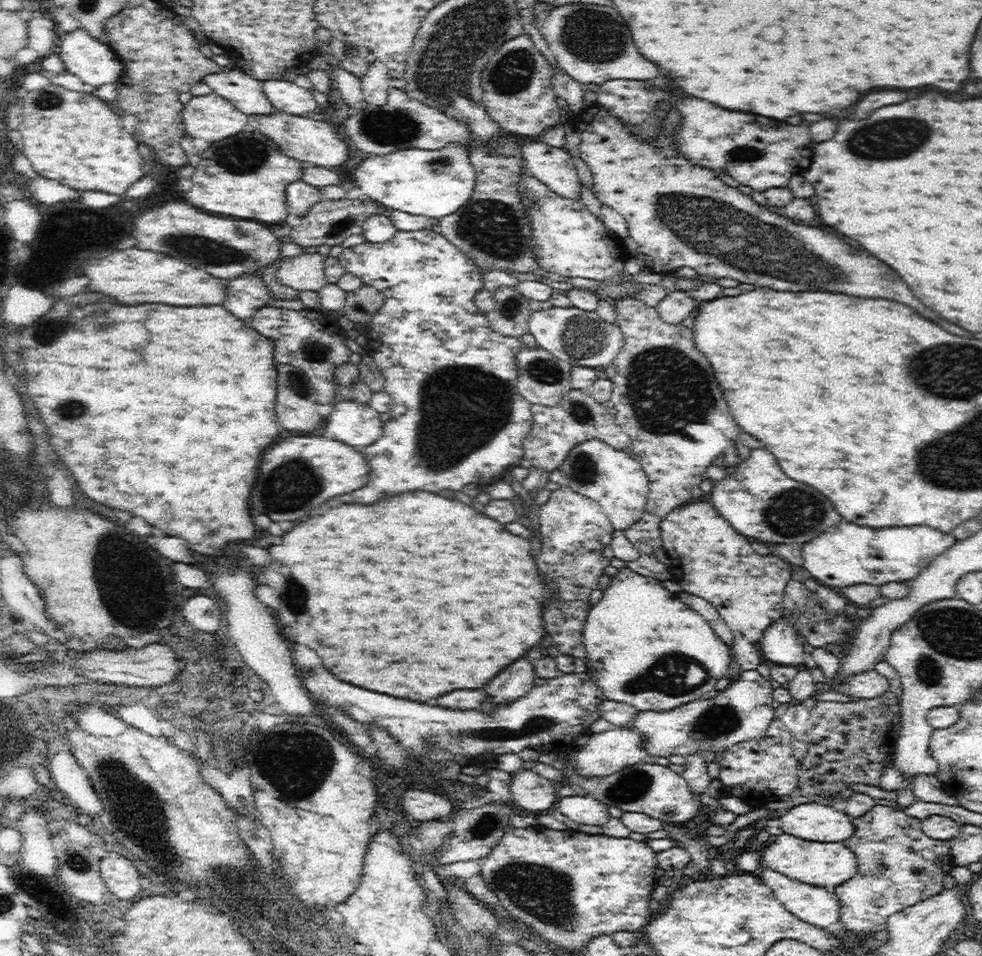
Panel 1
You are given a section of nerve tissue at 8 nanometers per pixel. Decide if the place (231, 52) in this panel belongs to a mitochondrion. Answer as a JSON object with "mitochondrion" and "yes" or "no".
{"mitochondrion":"no"}

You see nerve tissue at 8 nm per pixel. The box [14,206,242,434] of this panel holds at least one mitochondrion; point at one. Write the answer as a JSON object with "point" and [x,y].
{"point":[49,330]}

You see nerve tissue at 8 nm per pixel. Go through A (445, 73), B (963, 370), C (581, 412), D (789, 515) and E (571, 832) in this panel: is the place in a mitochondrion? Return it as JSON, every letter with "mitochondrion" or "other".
{"A":"mitochondrion","B":"mitochondrion","C":"mitochondrion","D":"mitochondrion","E":"other"}

